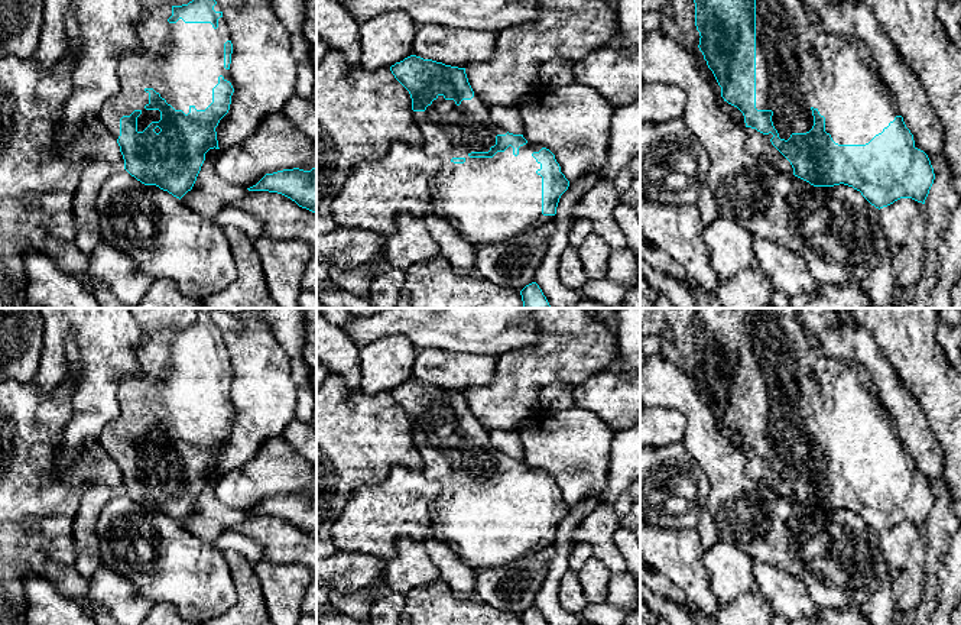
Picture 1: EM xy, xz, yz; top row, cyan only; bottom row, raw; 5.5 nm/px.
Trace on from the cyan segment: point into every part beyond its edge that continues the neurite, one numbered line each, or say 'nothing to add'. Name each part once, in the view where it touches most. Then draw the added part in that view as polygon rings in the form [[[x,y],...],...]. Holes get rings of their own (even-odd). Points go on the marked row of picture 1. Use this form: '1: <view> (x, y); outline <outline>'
1: yz (799, 65); outline [[[756,0],[756,109],[772,110],[780,139],[806,133],[814,126],[811,109],[825,117],[825,132],[838,145],[866,145],[882,133],[896,116],[896,101],[876,71],[870,48],[858,39],[828,33],[814,22],[802,0]]]

